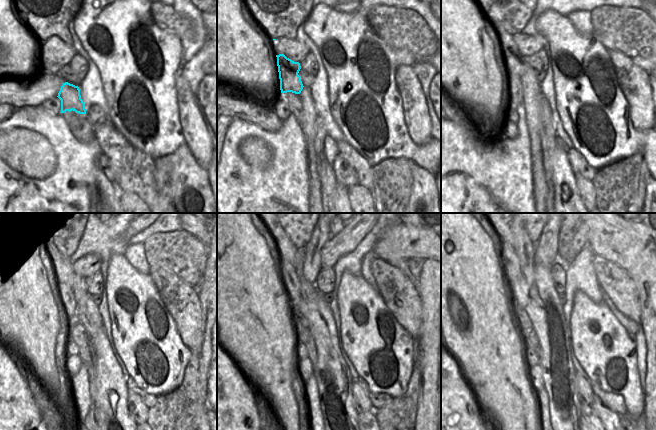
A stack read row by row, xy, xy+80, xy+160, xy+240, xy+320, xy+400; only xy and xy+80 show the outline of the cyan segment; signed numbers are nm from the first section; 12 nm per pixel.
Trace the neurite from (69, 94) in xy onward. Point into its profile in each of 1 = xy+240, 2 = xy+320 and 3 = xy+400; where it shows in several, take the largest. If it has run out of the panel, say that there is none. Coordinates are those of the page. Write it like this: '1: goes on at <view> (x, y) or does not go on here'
1: goes on at xy+240 (62, 265)
2: goes on at xy+320 (288, 252)
3: goes on at xy+400 (505, 233)

